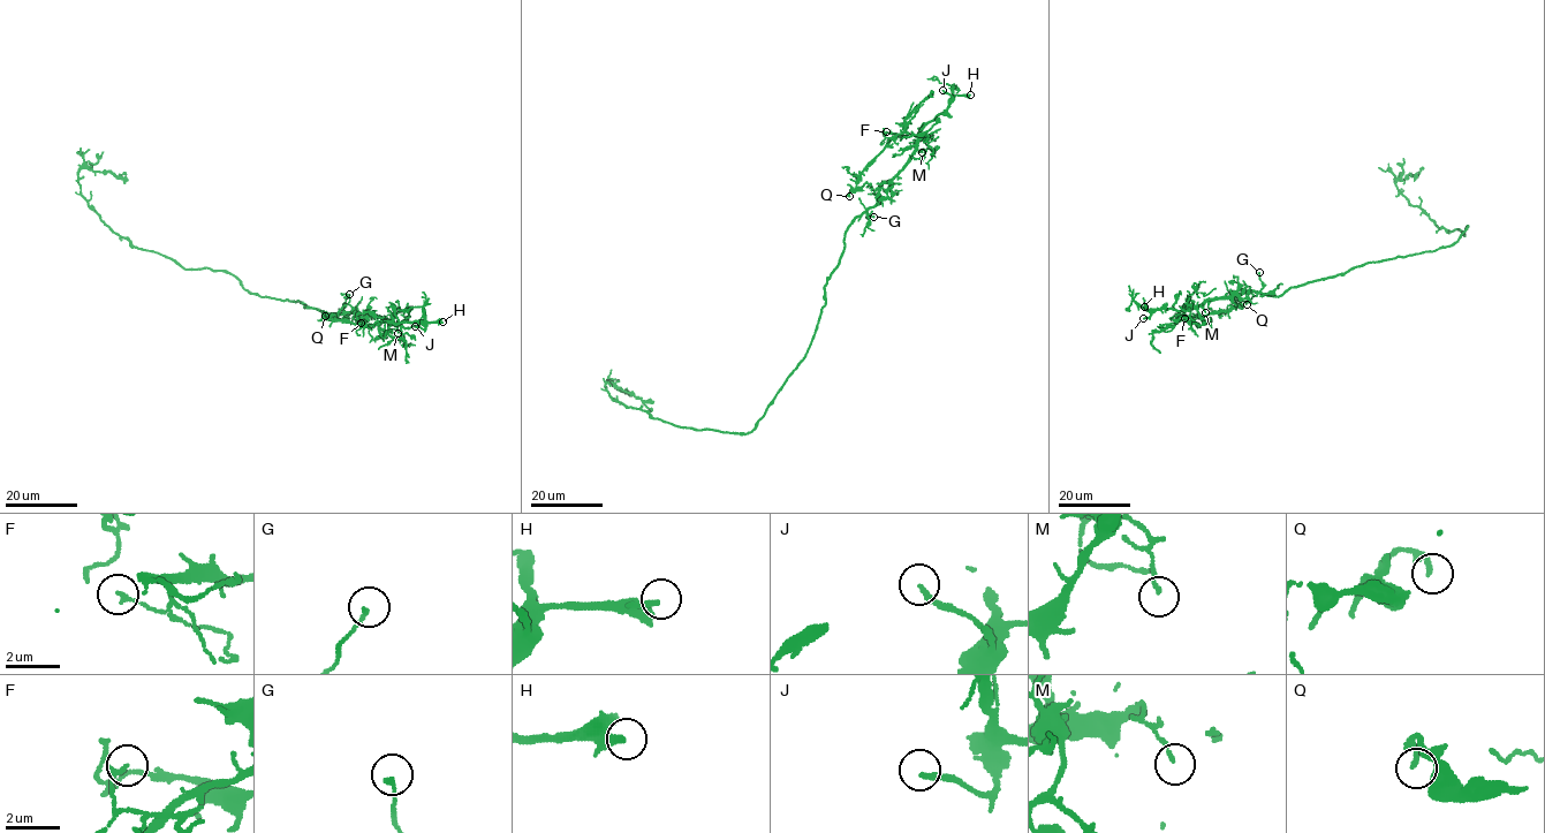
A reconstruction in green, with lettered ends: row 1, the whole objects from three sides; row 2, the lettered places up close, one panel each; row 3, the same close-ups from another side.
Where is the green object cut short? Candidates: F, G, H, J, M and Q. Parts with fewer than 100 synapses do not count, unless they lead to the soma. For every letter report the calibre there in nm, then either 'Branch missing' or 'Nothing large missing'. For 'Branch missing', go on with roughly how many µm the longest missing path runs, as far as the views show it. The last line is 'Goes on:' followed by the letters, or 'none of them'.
F: Thickness 160 nm. Nothing large missing
G: Thickness 160 nm. Nothing large missing
H: Thickness 260 nm. Branch missing. Missing length about 45 µm
J: Thickness 200 nm. Nothing large missing
M: Thickness 130 nm. Nothing large missing
Q: Thickness 190 nm. Nothing large missing
Goes on: H

